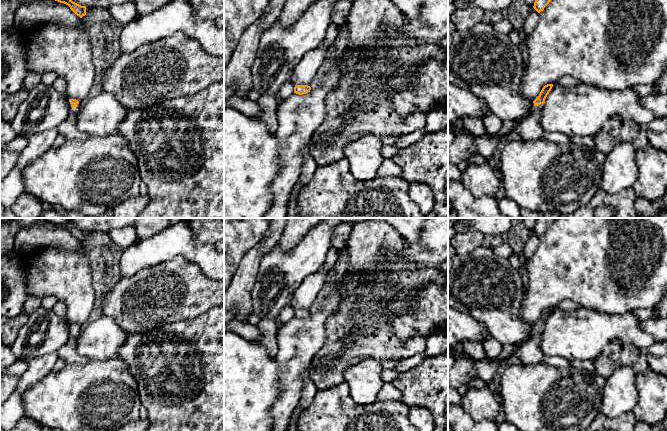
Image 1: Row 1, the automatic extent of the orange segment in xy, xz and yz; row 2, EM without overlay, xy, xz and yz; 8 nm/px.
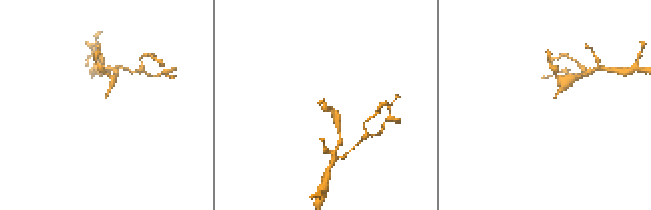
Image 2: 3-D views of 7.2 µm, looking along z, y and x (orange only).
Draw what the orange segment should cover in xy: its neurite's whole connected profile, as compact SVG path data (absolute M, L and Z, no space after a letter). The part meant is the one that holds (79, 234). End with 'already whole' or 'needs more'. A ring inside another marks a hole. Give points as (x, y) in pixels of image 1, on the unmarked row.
M44 218L48 222L64 227L80 242L86 239L86 230L81 230L70 223L70 218Z; already whole

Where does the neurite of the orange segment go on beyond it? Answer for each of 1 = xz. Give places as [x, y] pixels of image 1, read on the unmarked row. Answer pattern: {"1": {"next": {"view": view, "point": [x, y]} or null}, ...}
{"1": {"next": null}}

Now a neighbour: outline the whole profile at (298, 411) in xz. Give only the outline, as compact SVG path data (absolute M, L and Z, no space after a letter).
M298 405L294 409L294 411L293 411L291 417L290 417L290 421L289 421L289 424L288 424L288 427L287 427L287 431L288 431L288 428L289 428L289 425L290 425L291 421L294 420L294 419L300 418L304 414L304 412L306 411L306 409L307 409L307 407L303 408L300 405Z

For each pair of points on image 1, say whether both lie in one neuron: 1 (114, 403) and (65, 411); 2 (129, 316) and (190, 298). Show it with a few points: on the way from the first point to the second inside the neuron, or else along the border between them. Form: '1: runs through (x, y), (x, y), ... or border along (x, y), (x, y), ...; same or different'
1: runs through (102, 403), (77, 403); same
2: runs through (144, 302), (151, 298), (175, 298); same

